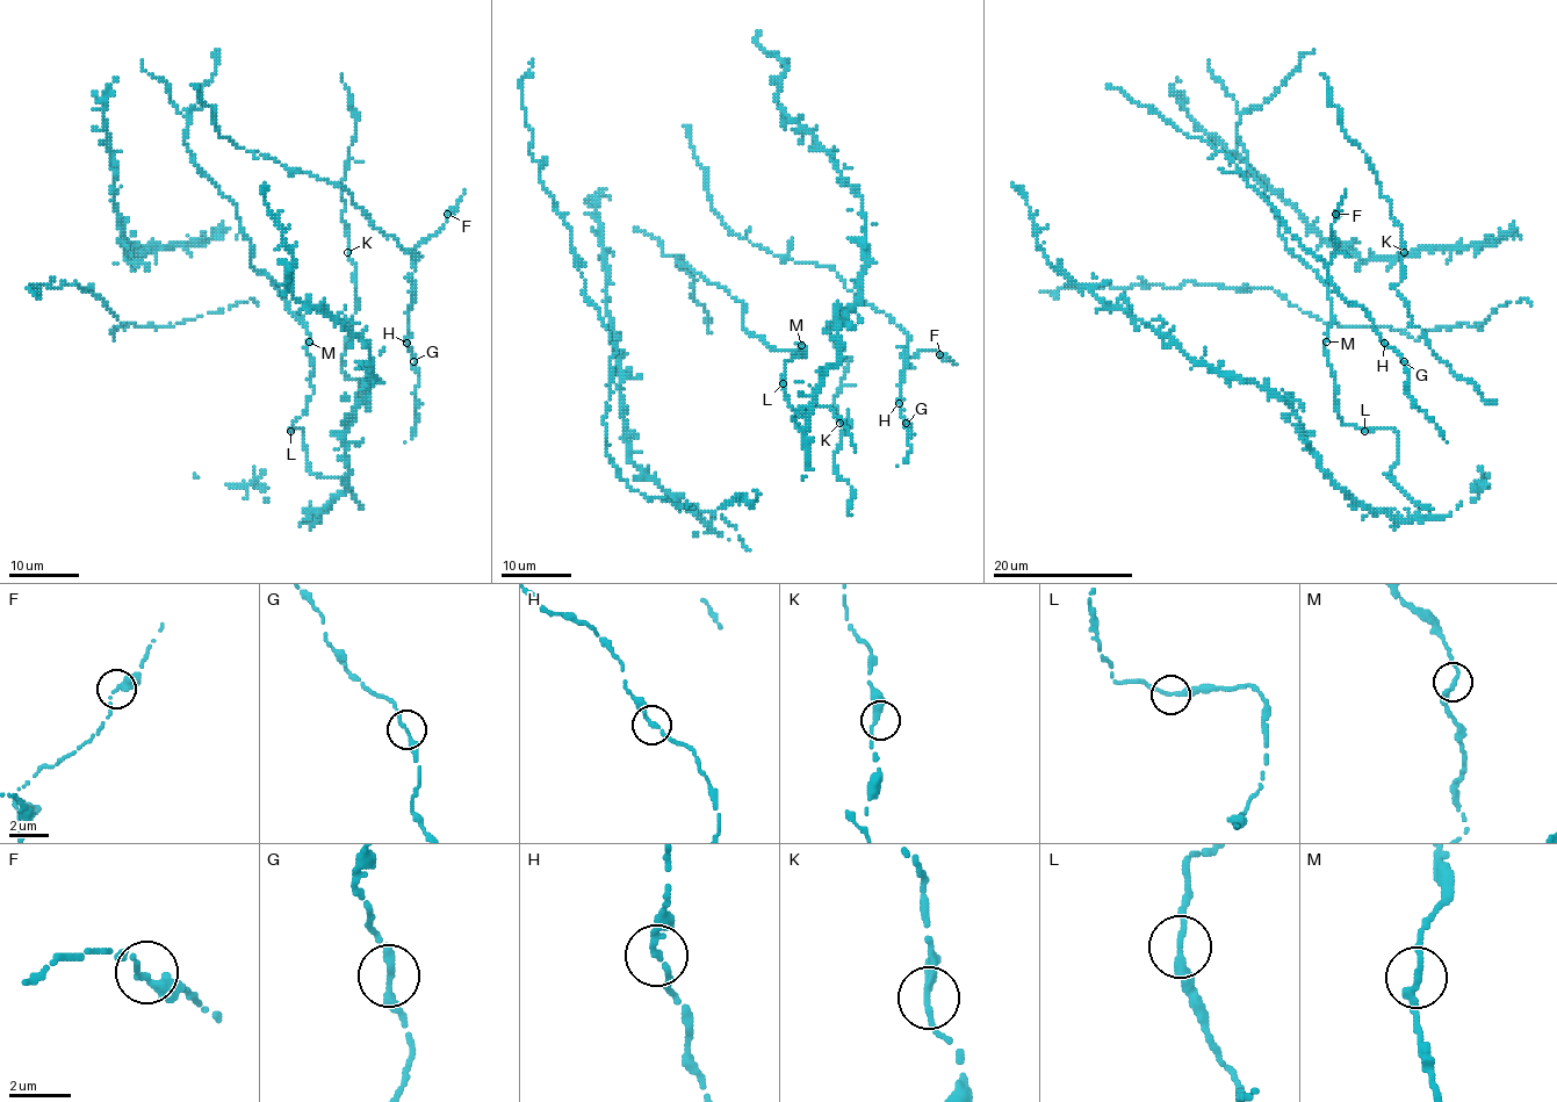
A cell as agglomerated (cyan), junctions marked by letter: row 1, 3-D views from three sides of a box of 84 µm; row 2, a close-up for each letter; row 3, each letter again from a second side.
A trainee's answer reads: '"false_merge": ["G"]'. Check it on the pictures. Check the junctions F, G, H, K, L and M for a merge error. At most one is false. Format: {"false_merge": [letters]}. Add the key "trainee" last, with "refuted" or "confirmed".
{"false_merge": [], "trainee": "refuted"}

